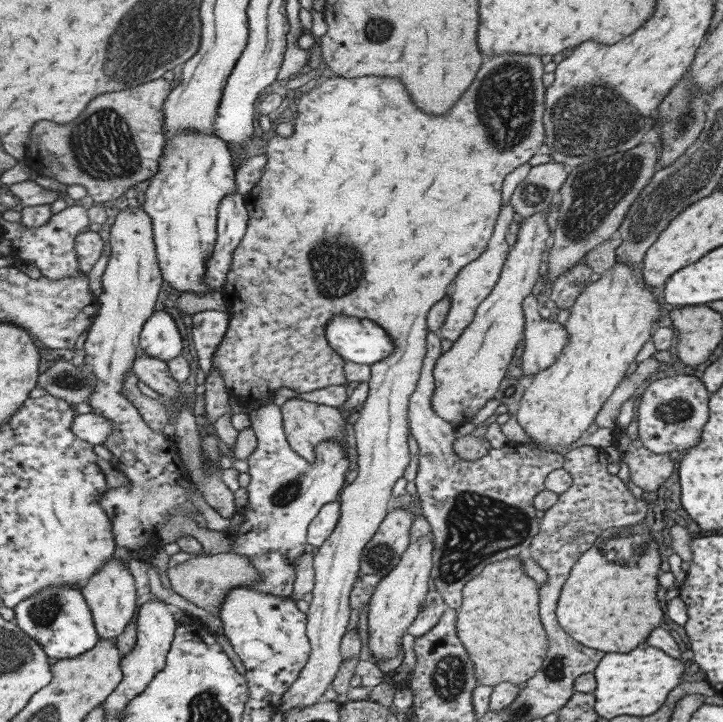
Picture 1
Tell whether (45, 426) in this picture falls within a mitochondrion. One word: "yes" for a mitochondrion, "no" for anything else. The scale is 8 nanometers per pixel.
no

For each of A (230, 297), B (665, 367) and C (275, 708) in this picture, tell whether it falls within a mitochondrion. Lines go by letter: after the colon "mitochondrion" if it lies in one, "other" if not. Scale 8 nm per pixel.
A: other
B: other
C: other

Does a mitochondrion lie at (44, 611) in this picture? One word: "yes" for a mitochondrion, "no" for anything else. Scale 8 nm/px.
yes

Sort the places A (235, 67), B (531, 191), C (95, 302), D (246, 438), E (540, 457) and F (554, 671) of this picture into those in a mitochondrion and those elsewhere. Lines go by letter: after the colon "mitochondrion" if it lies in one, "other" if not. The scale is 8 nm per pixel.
A: other
B: mitochondrion
C: other
D: other
E: other
F: mitochondrion

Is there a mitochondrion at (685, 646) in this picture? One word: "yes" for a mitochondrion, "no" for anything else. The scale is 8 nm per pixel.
no

